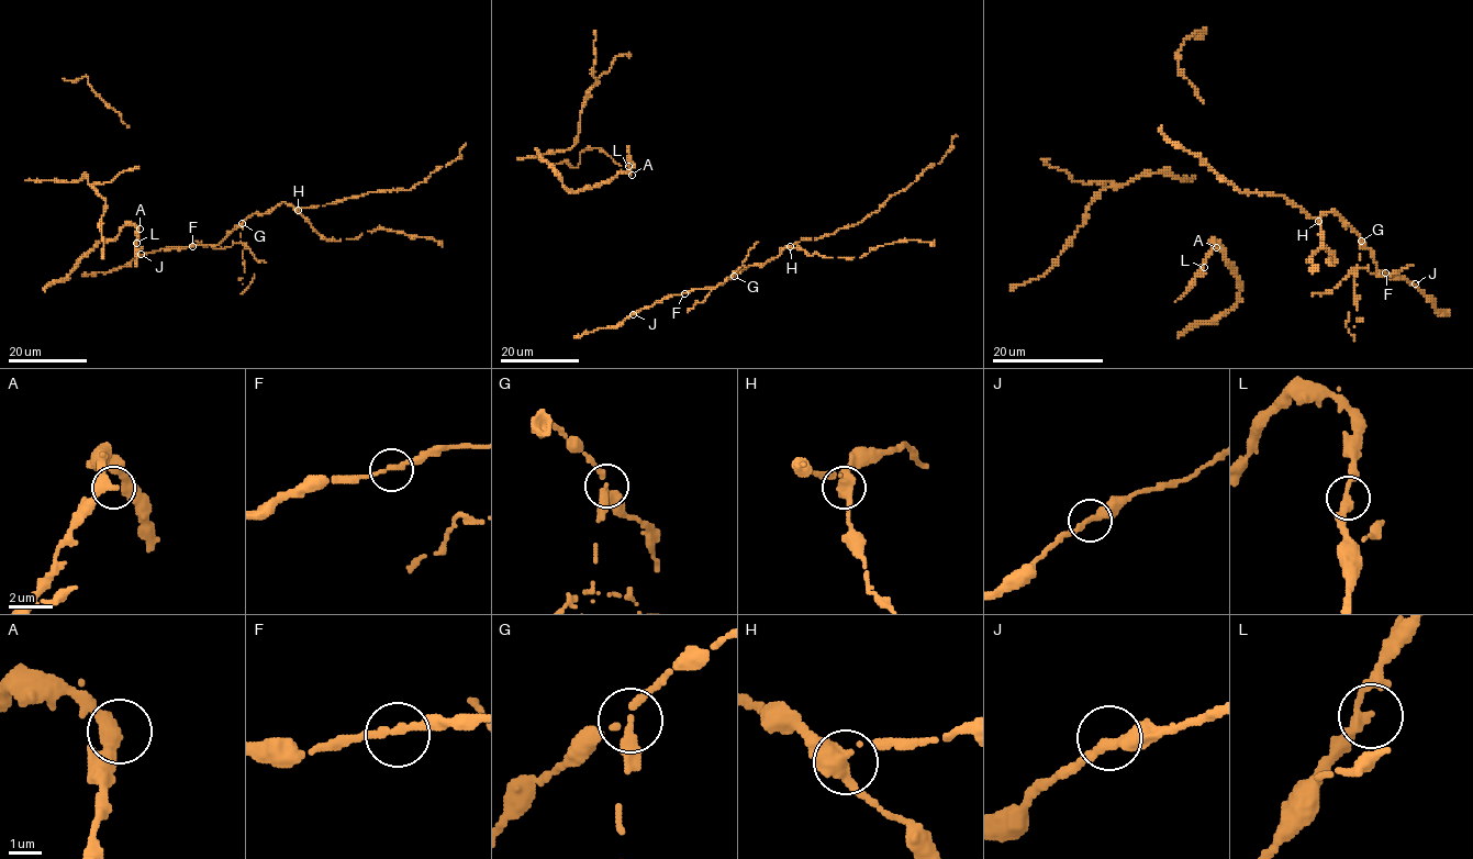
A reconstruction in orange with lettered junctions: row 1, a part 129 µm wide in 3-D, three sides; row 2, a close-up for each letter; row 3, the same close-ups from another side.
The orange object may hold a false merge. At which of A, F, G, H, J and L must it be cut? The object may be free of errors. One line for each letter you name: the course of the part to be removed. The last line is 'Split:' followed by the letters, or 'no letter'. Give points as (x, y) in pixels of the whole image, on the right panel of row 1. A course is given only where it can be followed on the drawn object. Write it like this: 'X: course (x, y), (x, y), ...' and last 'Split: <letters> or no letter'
G: course (1362, 241), (1358, 266), (1352, 270), (1358, 311), (1352, 334), (1345, 326), (1349, 312)
Split: G

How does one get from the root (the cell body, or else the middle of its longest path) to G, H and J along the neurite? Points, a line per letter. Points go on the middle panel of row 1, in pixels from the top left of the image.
G: (684, 292), (716, 287), (734, 277)
H: (684, 292), (722, 285), (750, 265), (777, 257), (790, 246)
J: (684, 292), (664, 297), (633, 314)

